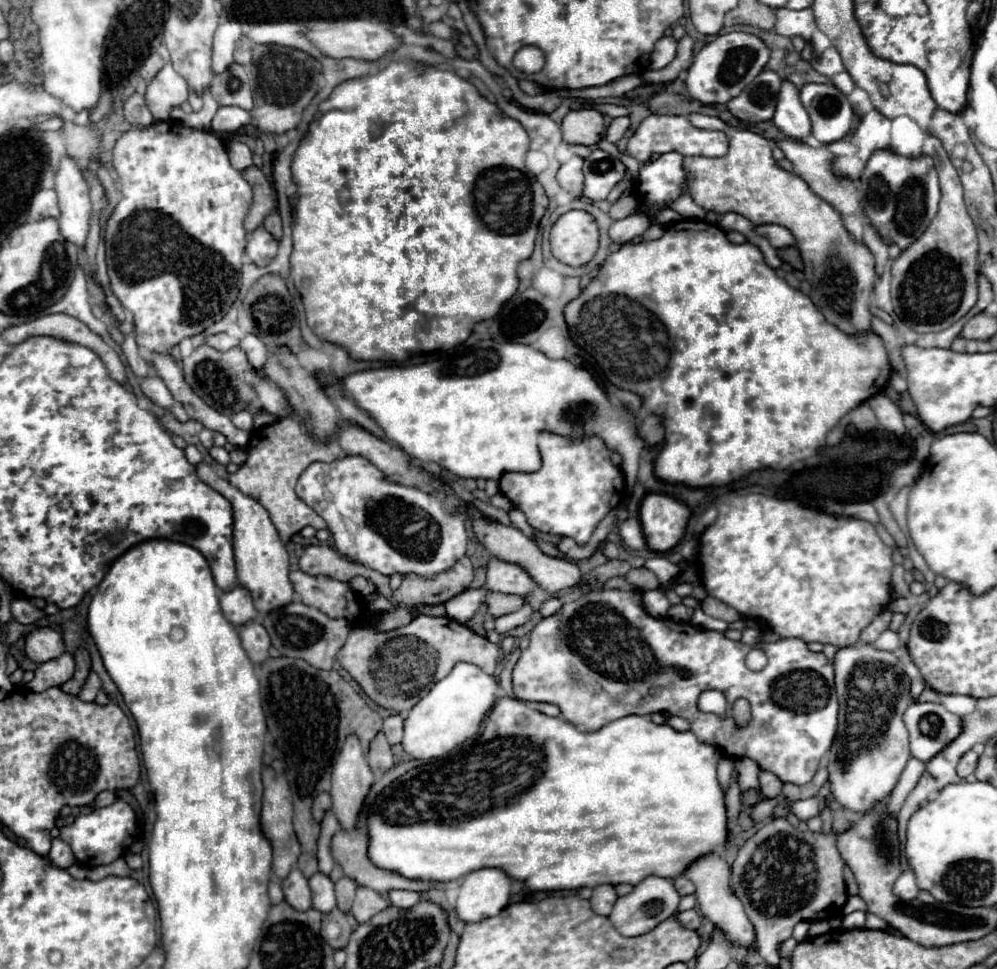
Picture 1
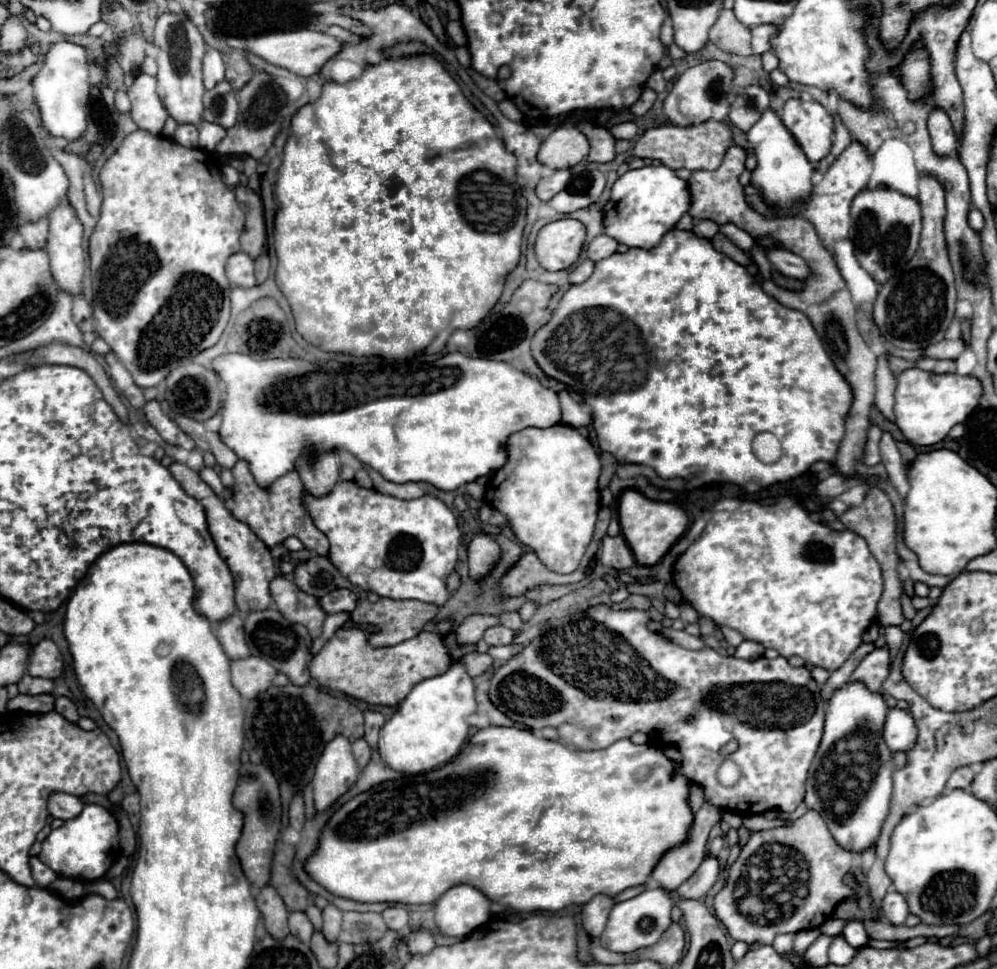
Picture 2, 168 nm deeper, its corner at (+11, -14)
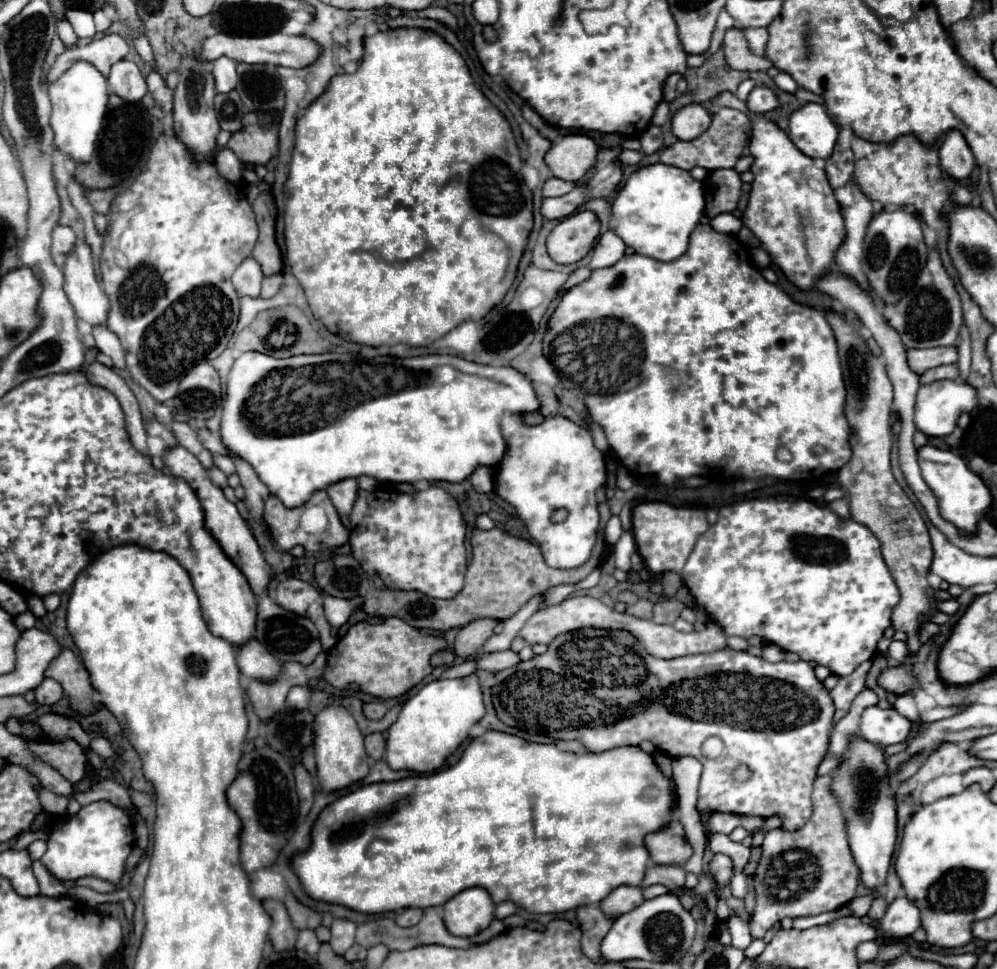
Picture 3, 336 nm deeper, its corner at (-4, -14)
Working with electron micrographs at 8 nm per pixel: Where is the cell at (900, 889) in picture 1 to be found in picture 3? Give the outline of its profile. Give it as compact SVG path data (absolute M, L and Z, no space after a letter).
M898 897L886 911L886 915L876 923L876 929L892 939L902 939L912 935L920 927L920 911L908 897Z

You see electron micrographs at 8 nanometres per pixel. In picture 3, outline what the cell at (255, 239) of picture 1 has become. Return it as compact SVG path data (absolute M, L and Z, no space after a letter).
M252 257L244 259L244 263L232 275L232 283L234 283L238 295L248 295L248 297L260 295L262 279L264 279L262 269L260 269L258 261L252 259Z

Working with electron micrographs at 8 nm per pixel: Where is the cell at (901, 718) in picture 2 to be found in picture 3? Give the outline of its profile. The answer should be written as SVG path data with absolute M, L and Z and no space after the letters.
M868 707L860 719L860 735L880 745L902 743L912 729L912 721L900 715L896 709Z

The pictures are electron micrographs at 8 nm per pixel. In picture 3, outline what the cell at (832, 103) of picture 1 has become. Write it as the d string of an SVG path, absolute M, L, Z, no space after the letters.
M806 103L790 115L790 139L812 159L828 159L832 155L838 131L824 105Z

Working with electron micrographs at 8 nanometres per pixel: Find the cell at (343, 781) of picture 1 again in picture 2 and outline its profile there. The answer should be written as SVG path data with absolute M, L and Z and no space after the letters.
M343 735L333 737L321 753L311 781L315 809L325 811L329 805L333 805L357 781L357 775L359 767L353 759L349 739Z

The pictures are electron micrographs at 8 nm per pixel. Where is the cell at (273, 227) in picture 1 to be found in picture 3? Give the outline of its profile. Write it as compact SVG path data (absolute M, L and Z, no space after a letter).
M282 273L268 275L268 277L264 279L264 283L262 283L262 293L260 293L260 297L264 297L264 299L274 297L274 295L278 293L280 285L282 285Z

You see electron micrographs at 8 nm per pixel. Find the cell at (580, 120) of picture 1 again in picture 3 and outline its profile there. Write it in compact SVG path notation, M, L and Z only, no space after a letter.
M564 135L546 155L546 165L554 177L564 181L580 181L590 167L596 165L598 145L588 135Z

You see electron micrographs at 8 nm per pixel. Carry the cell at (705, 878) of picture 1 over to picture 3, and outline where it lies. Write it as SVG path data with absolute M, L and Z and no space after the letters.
M672 821L664 831L648 835L646 847L654 865L684 865L692 857L692 847L678 821Z

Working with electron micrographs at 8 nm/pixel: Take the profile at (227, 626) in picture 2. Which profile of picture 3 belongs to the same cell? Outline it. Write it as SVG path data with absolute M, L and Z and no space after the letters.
M250 639L244 645L236 647L238 653L238 667L246 677L252 679L276 679L280 673L280 661L274 659L268 649L256 641Z

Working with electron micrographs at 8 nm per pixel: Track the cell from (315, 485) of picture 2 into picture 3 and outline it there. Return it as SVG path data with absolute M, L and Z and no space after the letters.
M342 479L338 483L332 483L326 493L332 499L334 507L338 509L340 515L348 515L354 501L356 501L356 491L358 491L358 481L356 479Z

